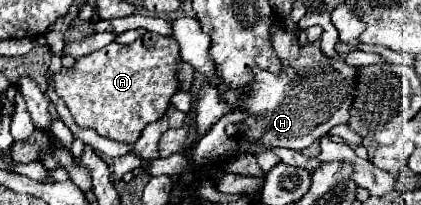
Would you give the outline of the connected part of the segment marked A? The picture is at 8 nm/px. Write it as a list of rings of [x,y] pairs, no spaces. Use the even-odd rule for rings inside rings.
[[[146,33],[130,45],[110,43],[100,51],[82,55],[72,67],[62,67],[52,75],[56,95],[66,103],[78,127],[94,129],[100,137],[118,143],[134,143],[142,129],[158,121],[170,105],[170,97],[178,91],[174,79],[178,45],[172,37]]]

